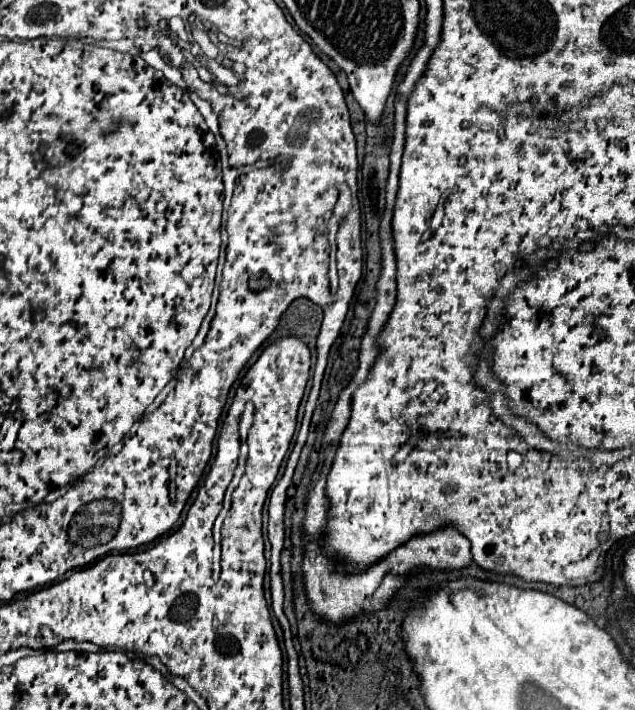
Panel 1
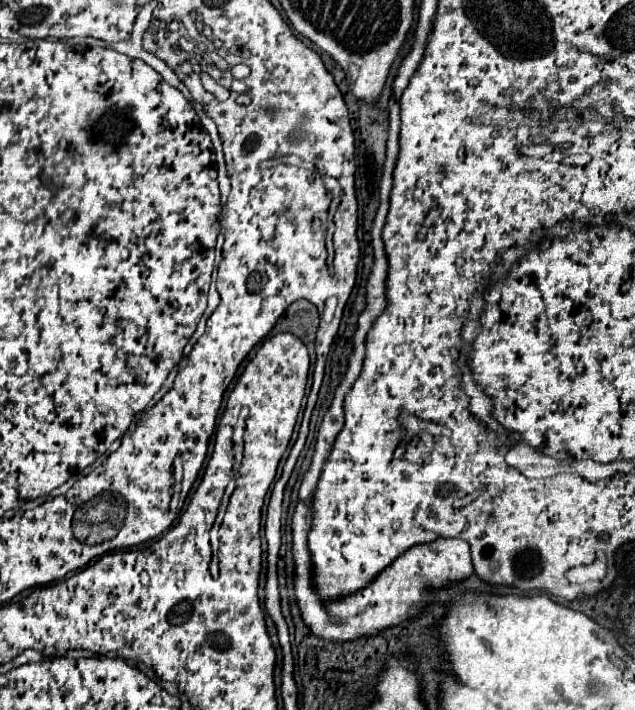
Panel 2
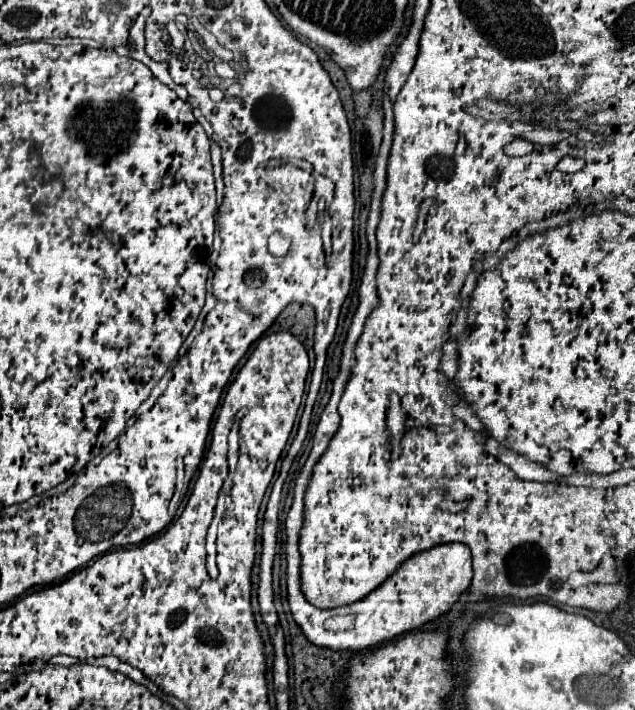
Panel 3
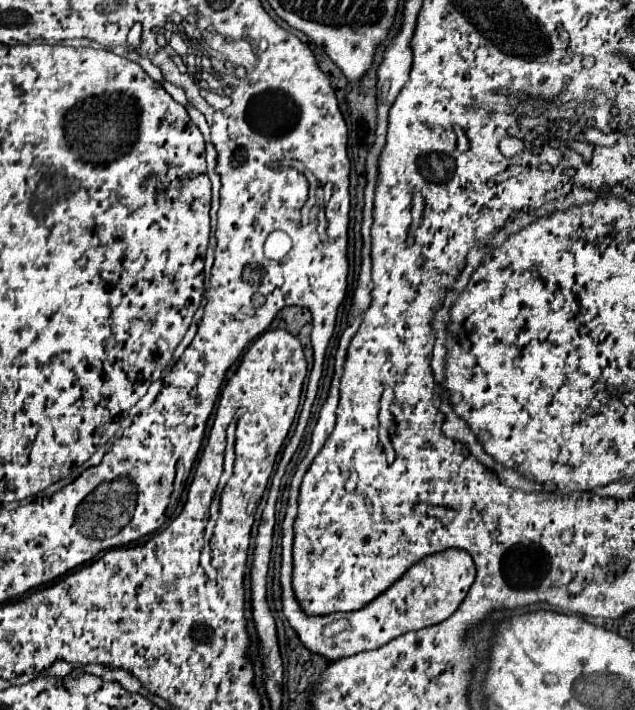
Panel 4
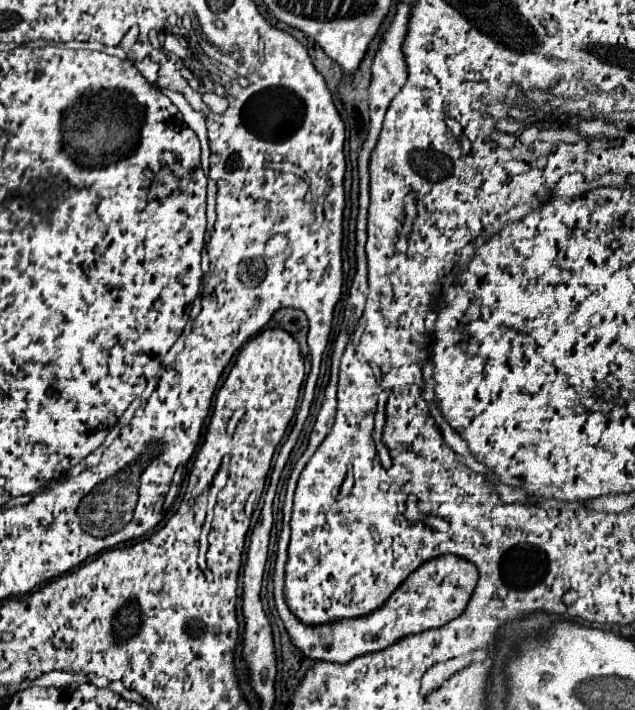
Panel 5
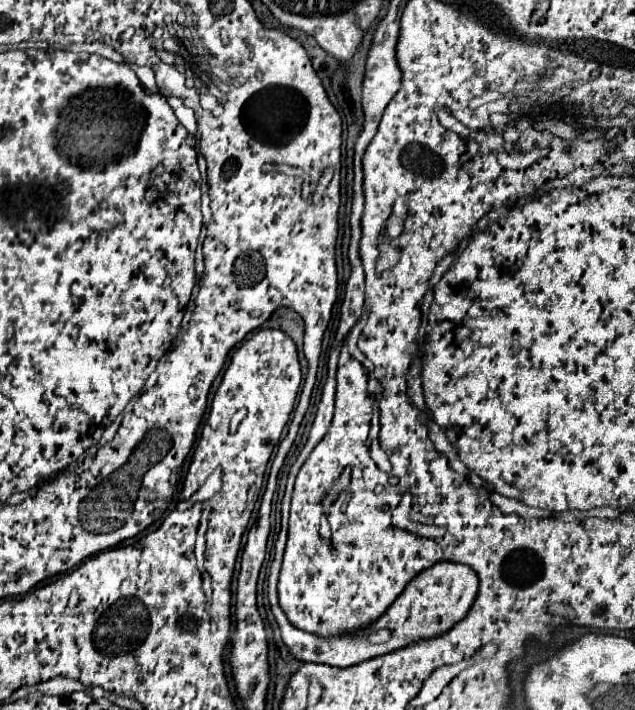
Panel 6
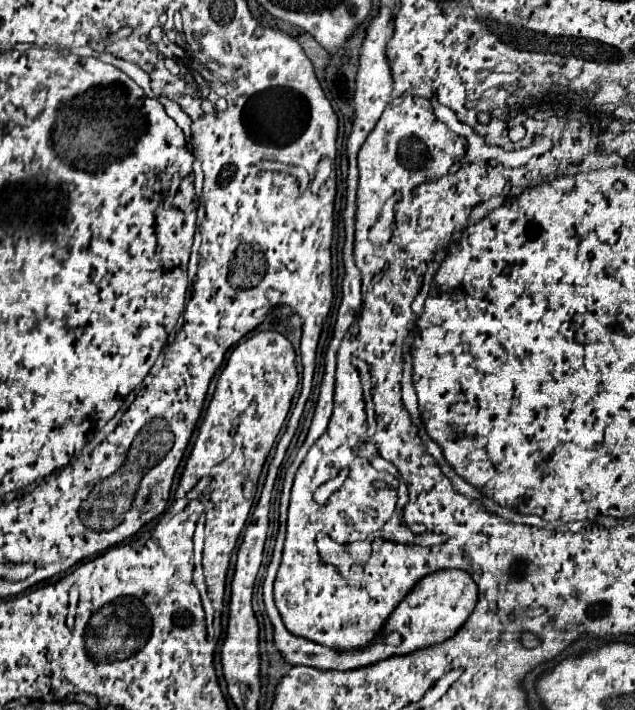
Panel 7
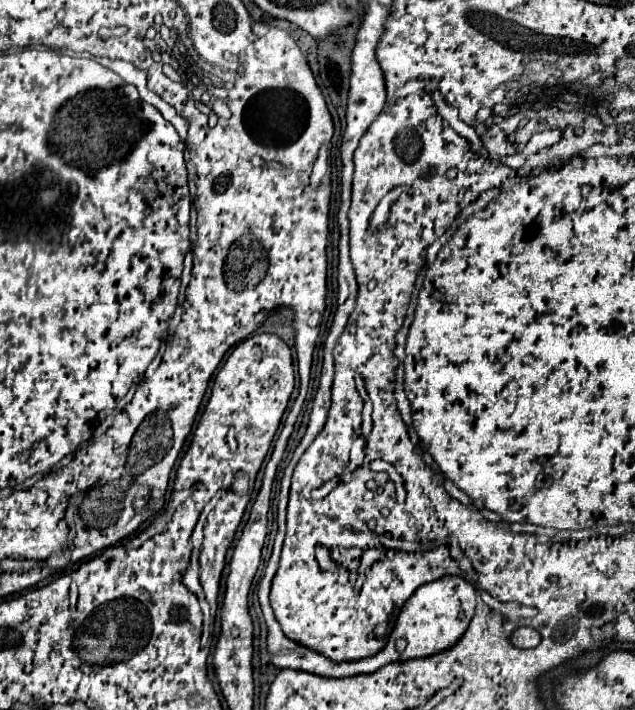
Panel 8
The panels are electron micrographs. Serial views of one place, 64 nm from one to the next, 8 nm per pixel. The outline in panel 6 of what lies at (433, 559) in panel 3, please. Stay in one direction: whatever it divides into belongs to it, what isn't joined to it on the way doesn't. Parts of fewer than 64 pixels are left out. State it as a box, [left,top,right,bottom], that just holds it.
[364,562,478,656]

